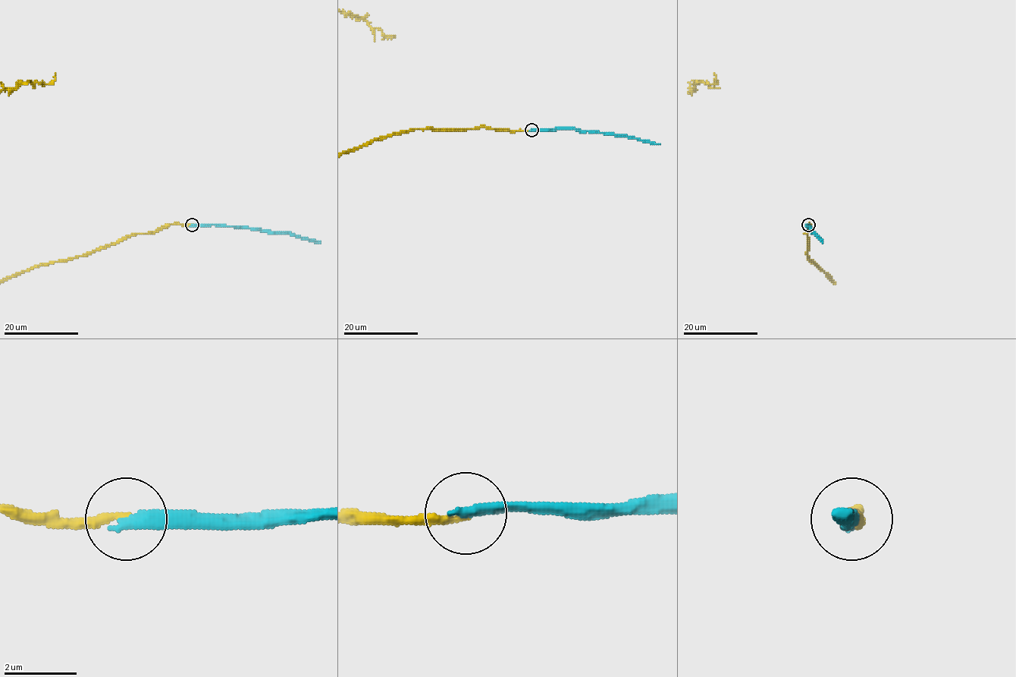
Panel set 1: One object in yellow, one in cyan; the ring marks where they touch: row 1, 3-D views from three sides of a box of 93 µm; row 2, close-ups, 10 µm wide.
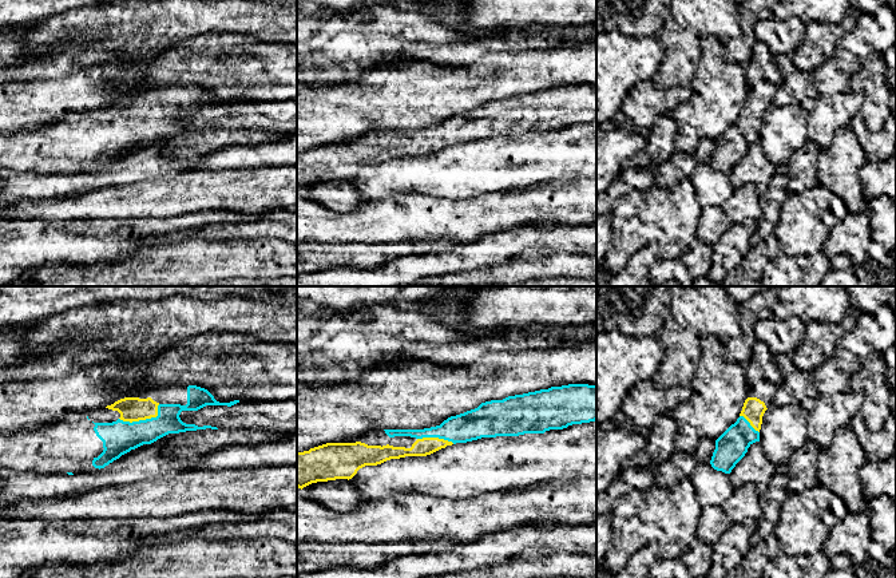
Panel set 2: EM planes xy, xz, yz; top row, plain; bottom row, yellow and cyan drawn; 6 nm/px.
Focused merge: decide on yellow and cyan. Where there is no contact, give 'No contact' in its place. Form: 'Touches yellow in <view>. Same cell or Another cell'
Touches yellow in xy. Same cell

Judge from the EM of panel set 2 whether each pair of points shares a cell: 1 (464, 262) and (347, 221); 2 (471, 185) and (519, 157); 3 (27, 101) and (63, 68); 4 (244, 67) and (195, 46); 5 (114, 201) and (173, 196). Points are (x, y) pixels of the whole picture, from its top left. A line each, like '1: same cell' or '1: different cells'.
1: different cells
2: same cell
3: different cells
4: same cell
5: same cell

